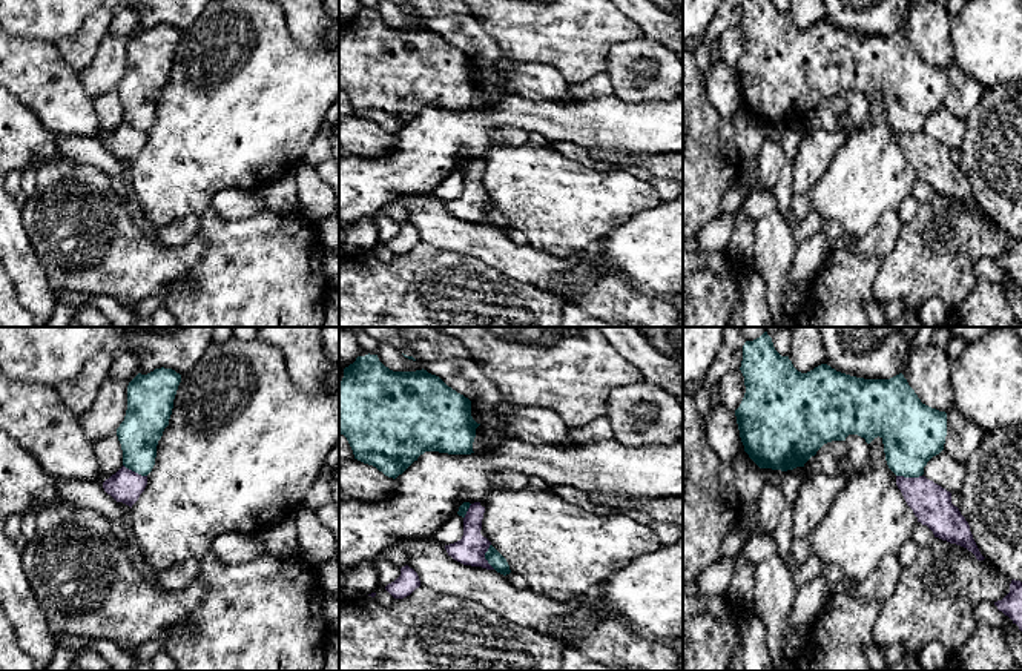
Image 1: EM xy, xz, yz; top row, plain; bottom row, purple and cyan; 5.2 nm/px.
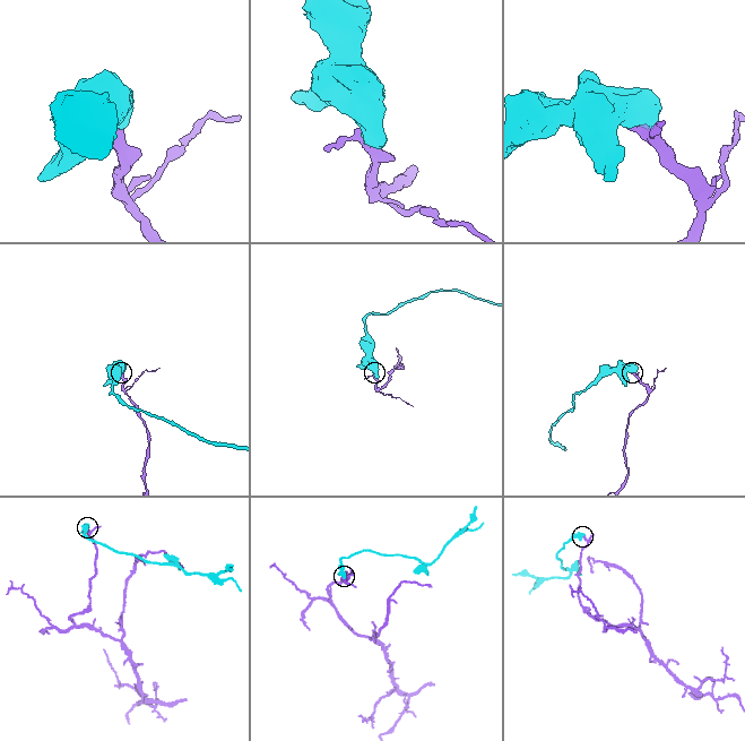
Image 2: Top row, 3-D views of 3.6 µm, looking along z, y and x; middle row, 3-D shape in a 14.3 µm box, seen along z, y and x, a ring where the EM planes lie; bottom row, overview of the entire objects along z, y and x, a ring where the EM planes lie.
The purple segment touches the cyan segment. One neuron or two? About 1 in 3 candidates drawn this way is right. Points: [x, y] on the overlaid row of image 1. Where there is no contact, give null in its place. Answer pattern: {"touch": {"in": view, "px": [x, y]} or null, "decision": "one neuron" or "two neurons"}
{"touch": {"in": "yz", "px": [909, 478]}, "decision": "two neurons"}

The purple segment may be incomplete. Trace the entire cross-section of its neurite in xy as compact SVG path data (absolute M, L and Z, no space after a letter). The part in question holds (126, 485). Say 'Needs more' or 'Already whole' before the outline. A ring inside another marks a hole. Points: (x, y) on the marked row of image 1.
Already whole. M124 465L103 482L103 488L117 502L132 508L147 485L147 476L141 476Z

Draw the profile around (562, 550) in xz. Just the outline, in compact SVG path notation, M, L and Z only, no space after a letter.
M532 487L491 490L482 502L485 537L506 559L511 573L525 576L531 591L556 600L583 597L611 573L661 547L649 525L620 511L600 516L582 510L552 491Z

